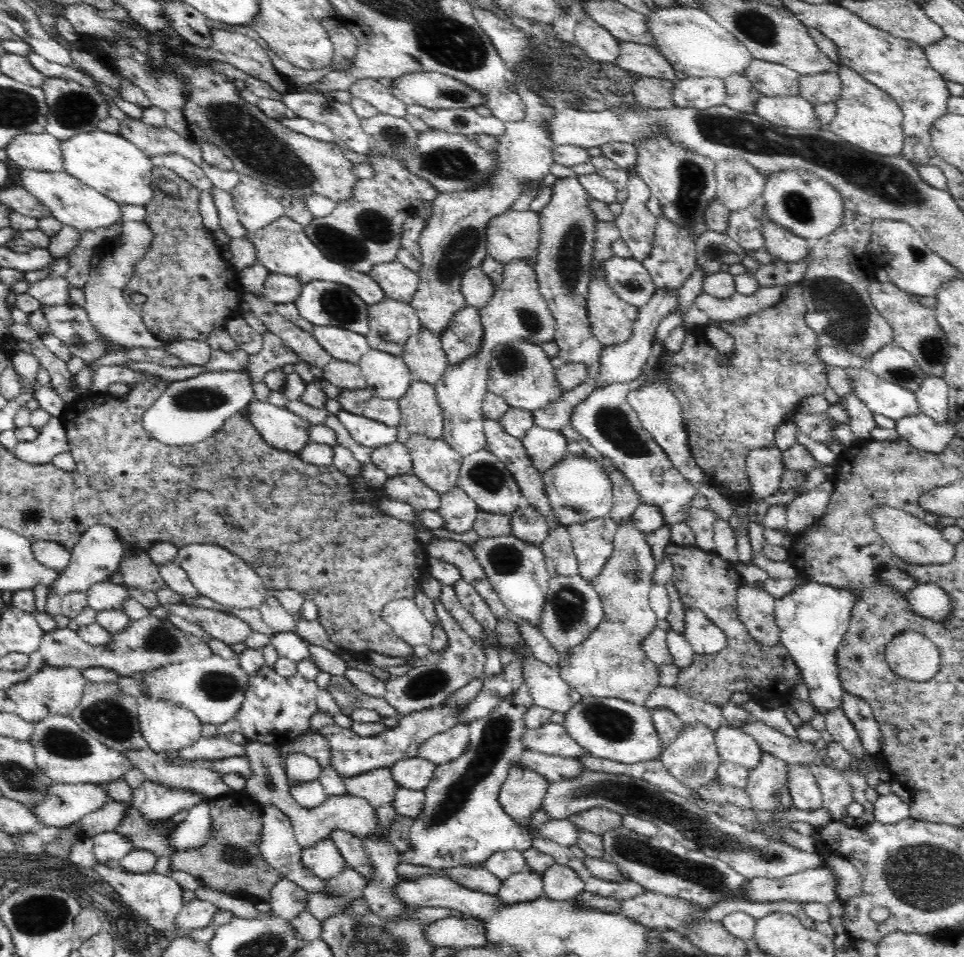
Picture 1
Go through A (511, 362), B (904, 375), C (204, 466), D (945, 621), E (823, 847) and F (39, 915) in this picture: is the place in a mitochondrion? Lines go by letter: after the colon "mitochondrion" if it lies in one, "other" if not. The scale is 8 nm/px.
A: mitochondrion
B: mitochondrion
C: mitochondrion
D: other
E: other
F: mitochondrion

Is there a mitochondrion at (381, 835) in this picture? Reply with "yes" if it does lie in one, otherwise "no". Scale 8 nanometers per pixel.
no

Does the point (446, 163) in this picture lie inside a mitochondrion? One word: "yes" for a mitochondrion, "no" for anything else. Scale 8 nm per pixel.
yes

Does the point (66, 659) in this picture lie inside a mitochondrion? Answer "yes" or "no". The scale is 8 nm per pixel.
no

